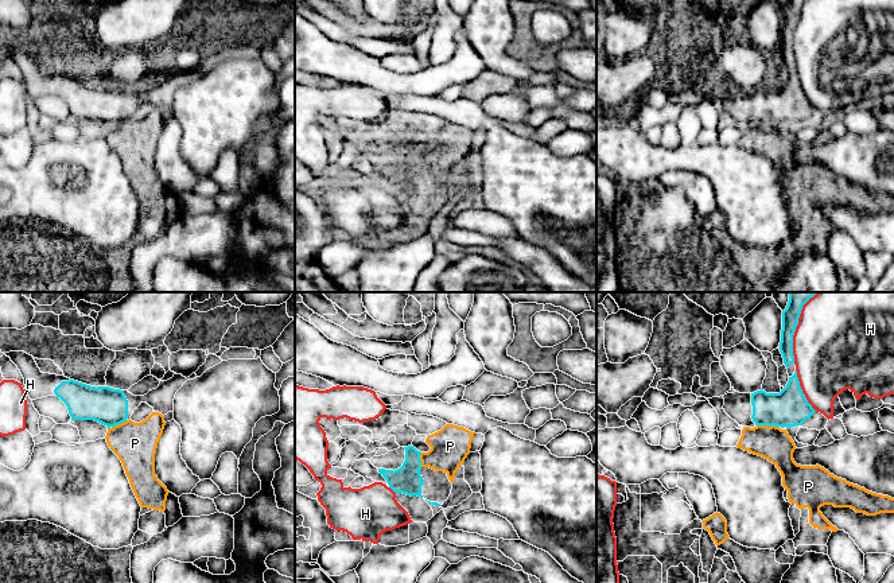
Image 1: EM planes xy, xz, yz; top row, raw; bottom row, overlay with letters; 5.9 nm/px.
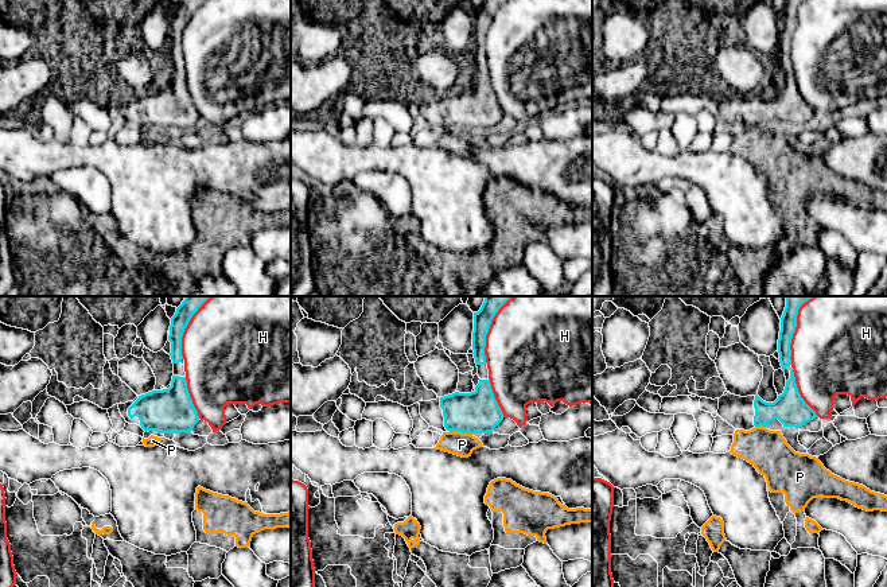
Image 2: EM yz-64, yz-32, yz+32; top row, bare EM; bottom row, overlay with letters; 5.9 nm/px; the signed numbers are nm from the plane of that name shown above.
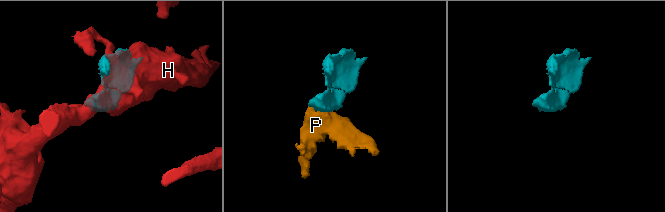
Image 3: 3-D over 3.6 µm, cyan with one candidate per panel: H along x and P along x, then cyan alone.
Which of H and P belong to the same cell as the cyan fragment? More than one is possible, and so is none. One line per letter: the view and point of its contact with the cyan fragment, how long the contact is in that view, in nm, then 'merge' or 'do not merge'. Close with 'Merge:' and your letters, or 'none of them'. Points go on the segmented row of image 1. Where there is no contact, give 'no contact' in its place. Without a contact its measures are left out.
H: yz (796, 326) | 440 nm | do not merge
P: yz (768, 426) | 140 nm | do not merge
Merge: none of them

